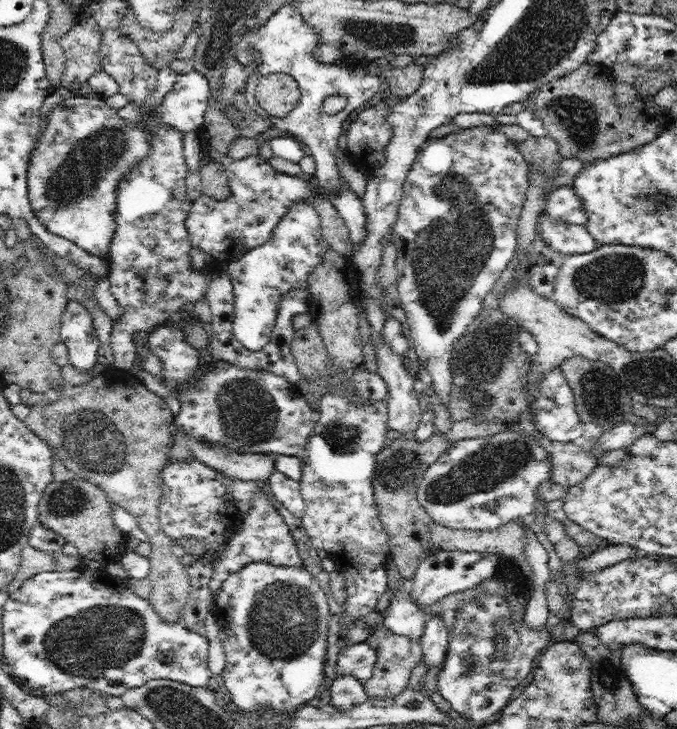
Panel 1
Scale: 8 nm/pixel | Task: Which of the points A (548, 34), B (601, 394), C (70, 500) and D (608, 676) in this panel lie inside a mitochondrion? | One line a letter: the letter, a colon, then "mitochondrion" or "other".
A: mitochondrion
B: mitochondrion
C: mitochondrion
D: mitochondrion

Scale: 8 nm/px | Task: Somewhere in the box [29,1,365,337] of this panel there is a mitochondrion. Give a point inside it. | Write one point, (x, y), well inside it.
(76, 179)

